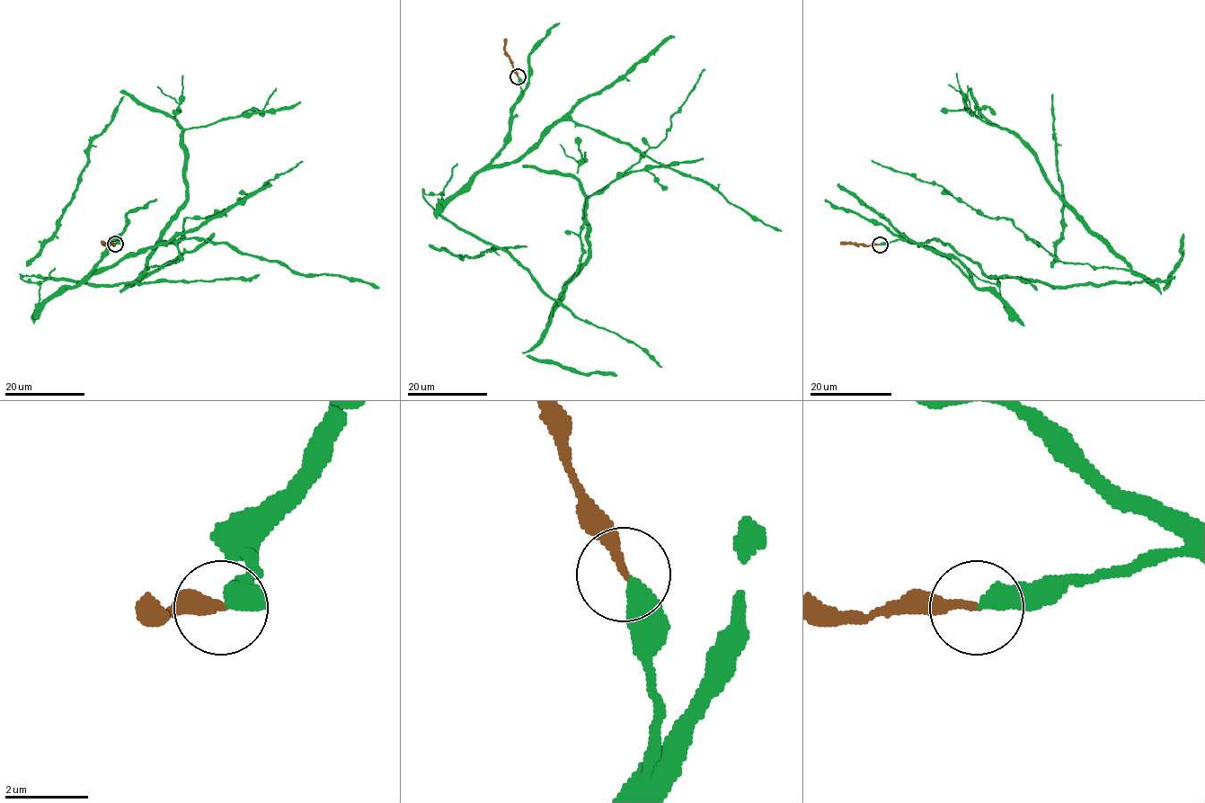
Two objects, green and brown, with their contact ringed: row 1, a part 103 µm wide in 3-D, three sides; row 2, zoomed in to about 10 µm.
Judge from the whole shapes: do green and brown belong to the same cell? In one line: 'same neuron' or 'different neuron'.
same neuron

